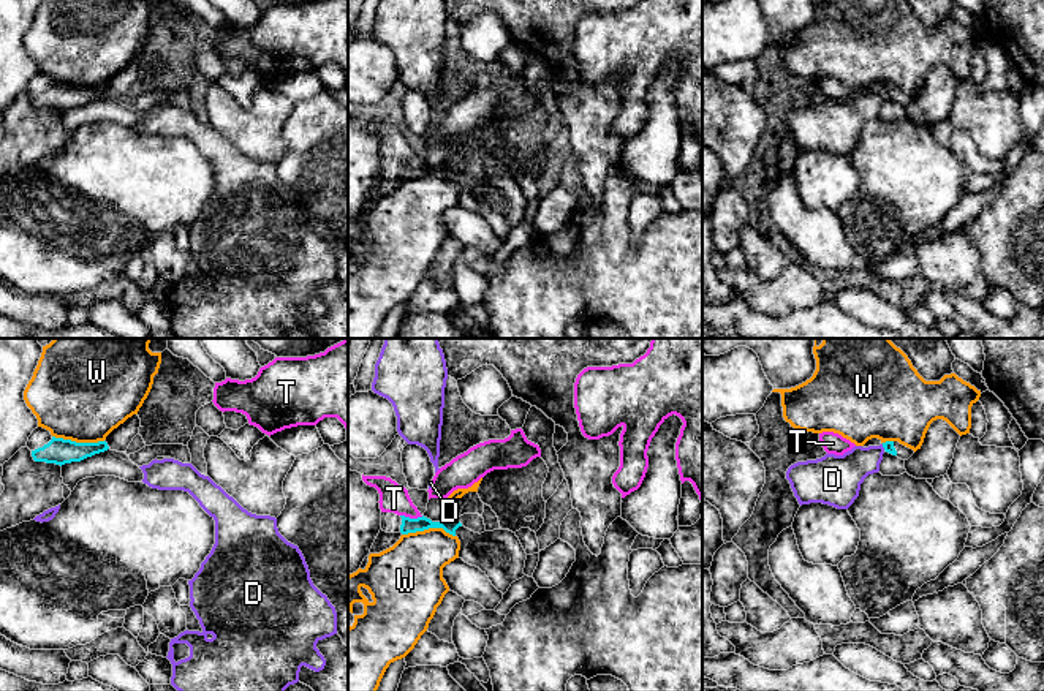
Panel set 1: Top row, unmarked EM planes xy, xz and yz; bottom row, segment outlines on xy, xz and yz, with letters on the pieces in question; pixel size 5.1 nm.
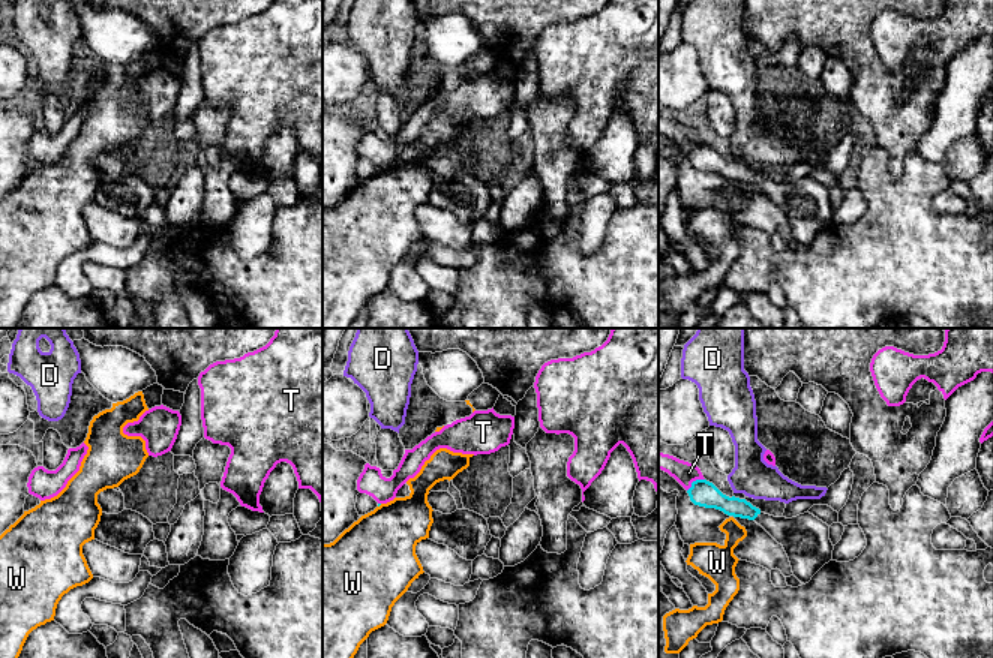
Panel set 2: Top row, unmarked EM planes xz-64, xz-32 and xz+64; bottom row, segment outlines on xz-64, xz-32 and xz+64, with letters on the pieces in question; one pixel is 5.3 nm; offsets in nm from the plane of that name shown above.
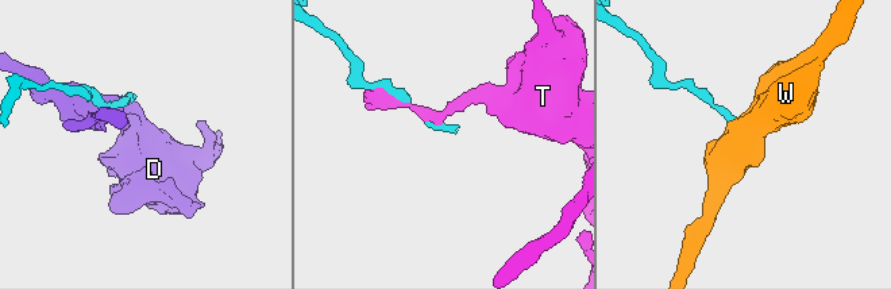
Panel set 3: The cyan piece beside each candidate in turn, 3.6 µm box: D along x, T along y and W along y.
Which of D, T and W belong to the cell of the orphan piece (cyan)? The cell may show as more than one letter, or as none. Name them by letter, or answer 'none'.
none

